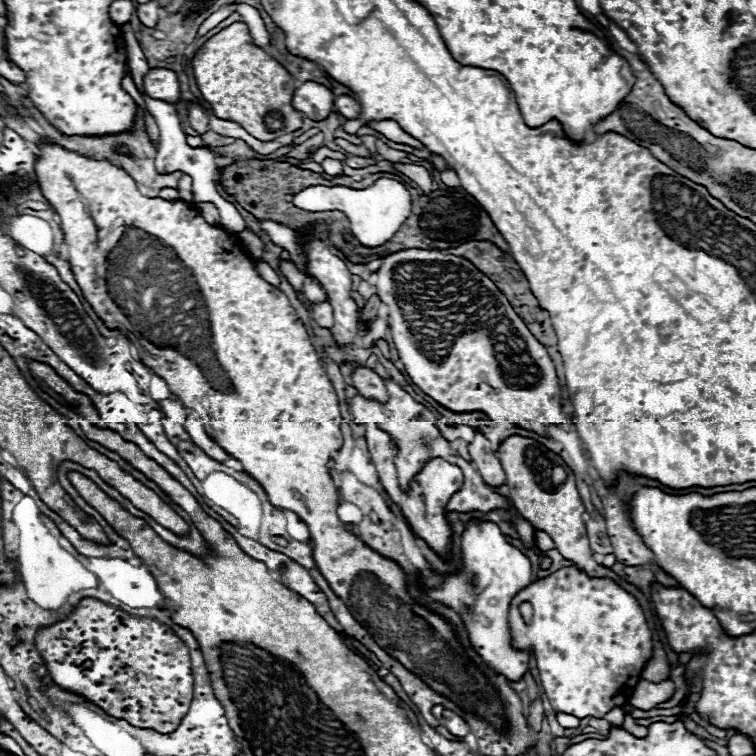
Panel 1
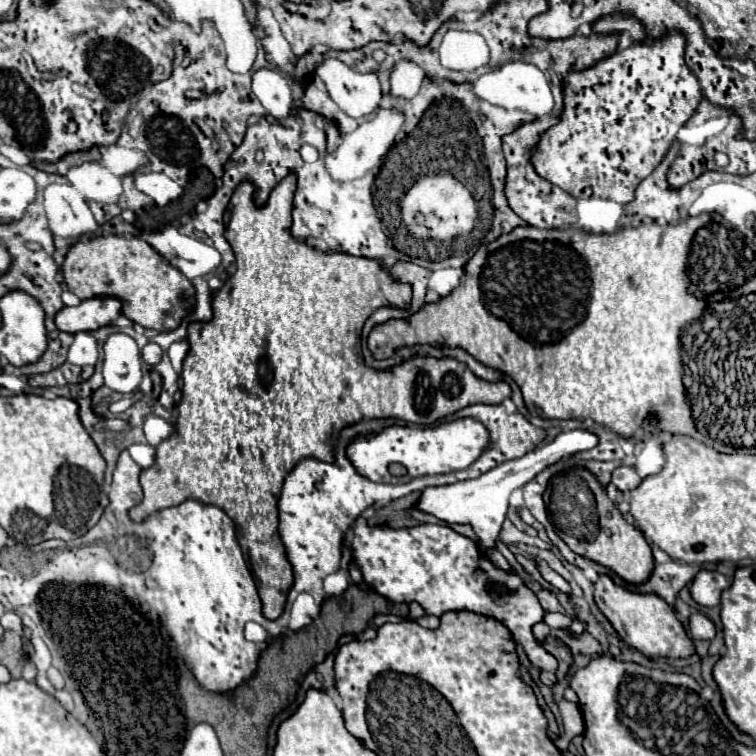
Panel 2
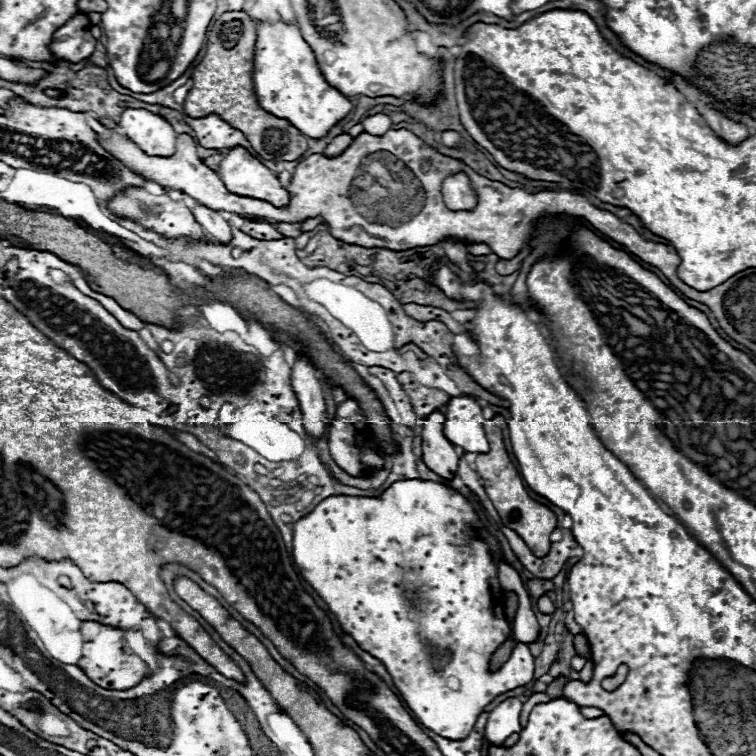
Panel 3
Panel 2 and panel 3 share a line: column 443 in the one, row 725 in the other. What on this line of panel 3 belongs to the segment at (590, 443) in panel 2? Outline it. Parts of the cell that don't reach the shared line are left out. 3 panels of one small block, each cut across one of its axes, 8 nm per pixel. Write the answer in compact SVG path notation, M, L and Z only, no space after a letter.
M508 698L500 702L488 716L484 736L490 744L502 744L510 734L520 732L520 710L522 702L518 698Z

